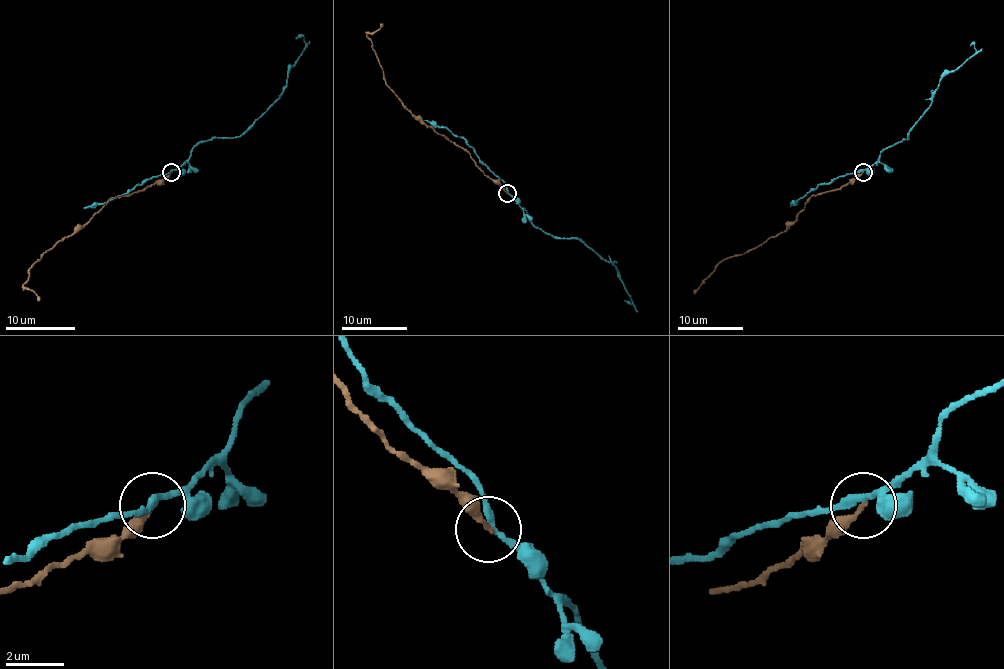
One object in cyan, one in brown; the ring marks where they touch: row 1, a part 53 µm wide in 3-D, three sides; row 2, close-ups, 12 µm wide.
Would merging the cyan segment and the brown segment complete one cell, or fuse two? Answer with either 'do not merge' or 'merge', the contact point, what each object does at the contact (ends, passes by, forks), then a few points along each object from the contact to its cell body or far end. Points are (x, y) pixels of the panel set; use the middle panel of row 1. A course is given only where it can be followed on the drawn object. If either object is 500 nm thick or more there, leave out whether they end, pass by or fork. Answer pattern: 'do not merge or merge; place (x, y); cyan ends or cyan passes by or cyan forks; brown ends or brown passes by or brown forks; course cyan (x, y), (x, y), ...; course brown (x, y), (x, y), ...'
do not merge; place (507, 193); cyan passes by; brown ends; course cyan (507, 192), (525, 210), (535, 226), (558, 237), (581, 239), (610, 262), (617, 269), (633, 306), (625, 300); course brown (507, 193), (468, 152), (417, 118), (386, 84), (367, 35), (375, 33), (383, 23)

